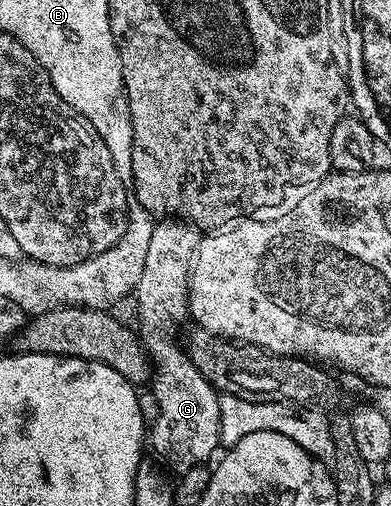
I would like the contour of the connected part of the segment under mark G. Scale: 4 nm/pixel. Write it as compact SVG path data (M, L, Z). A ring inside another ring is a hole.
M178 218L160 219L153 238L149 238L145 270L133 293L133 301L139 307L137 331L153 365L155 404L160 412L155 425L149 428L149 448L168 469L176 468L179 474L206 465L207 459L221 448L220 393L200 374L197 366L193 366L181 343L181 332L179 336L179 327L189 320L187 291L200 239L200 229L195 225Z

